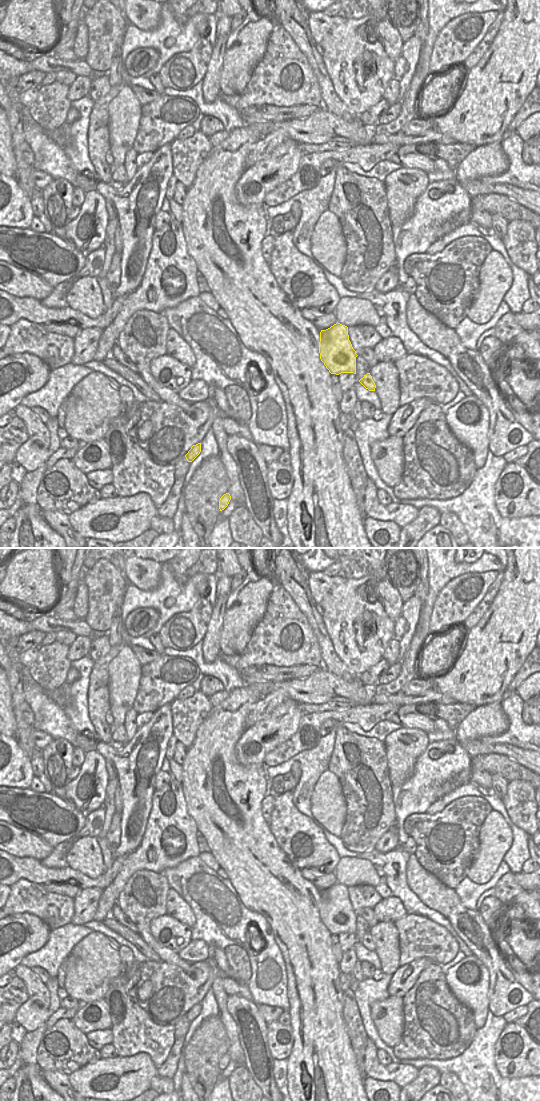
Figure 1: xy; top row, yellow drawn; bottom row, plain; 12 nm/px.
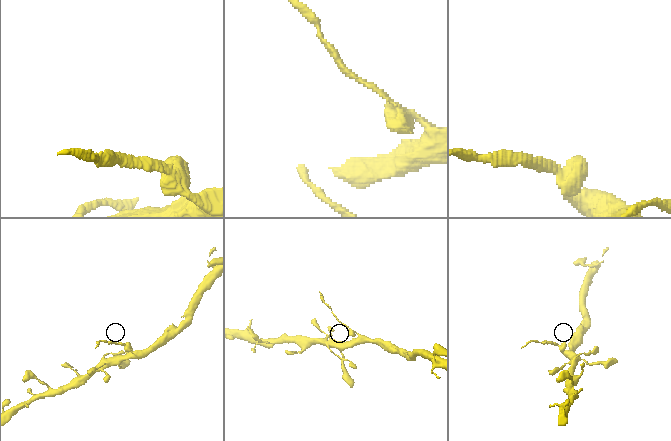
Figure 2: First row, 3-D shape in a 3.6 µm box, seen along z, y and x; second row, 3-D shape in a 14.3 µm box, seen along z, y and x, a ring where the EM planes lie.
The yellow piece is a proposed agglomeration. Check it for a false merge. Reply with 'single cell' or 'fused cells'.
fused cells

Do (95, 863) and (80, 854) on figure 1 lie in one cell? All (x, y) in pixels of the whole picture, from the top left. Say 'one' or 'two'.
one

